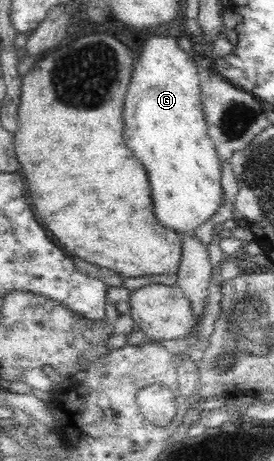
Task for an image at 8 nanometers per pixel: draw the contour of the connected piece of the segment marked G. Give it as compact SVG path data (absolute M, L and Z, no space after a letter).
M172 33L171 35L163 37L163 35L153 35L147 41L144 41L143 50L141 51L137 61L134 63L133 75L125 96L123 121L125 129L123 129L123 137L129 149L133 149L133 153L137 155L137 159L145 165L149 183L151 183L151 197L153 197L153 213L158 219L158 222L171 231L177 233L189 233L195 231L208 219L211 219L217 210L224 202L224 193L227 186L224 186L222 181L222 162L220 161L218 152L208 135L208 128L206 119L202 108L202 91L200 86L201 73L195 64L195 60L191 53L185 52L178 46L178 34Z

